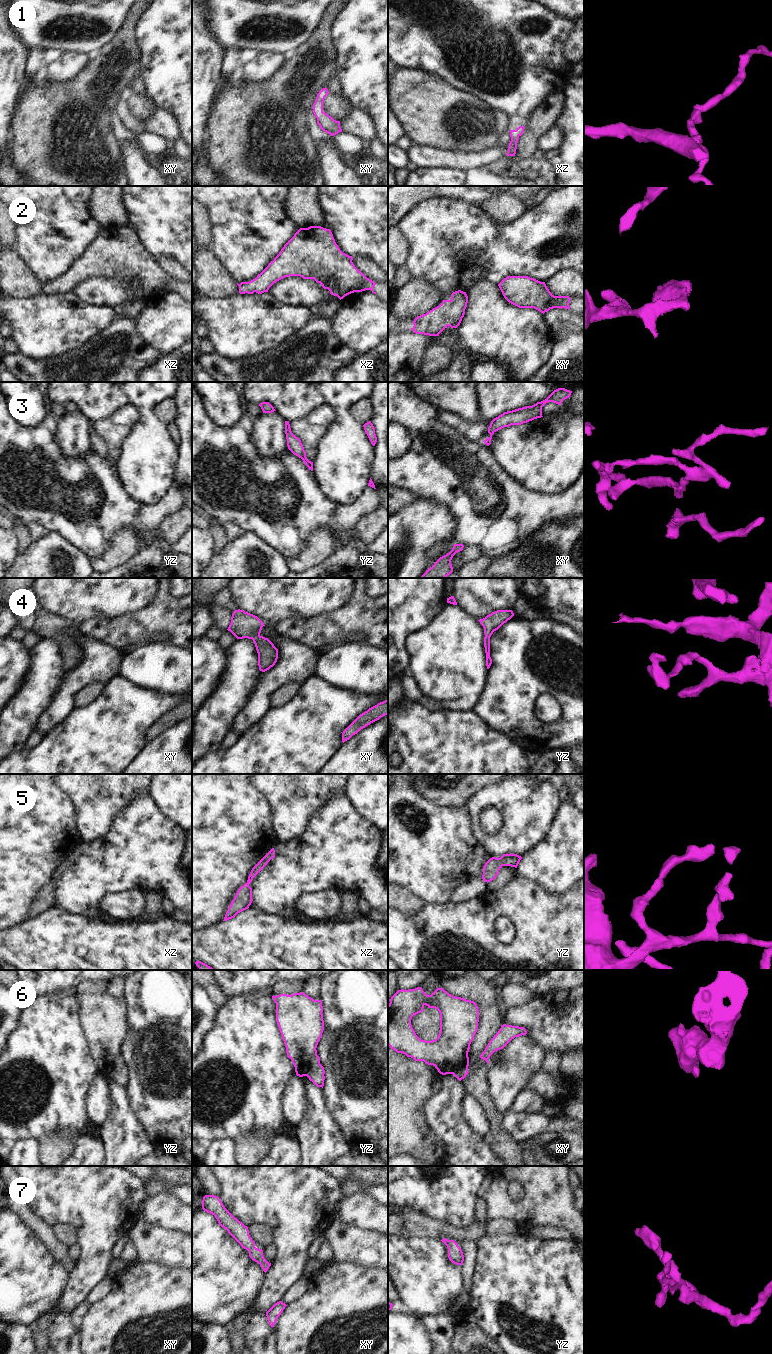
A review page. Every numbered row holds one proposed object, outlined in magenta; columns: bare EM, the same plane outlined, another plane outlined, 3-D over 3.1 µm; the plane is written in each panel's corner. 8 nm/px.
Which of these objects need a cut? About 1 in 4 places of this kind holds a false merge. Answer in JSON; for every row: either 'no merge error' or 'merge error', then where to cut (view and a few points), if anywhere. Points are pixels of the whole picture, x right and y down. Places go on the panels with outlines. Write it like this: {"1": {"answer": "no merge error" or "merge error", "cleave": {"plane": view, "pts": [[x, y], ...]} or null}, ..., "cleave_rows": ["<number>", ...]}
{"1": {"answer": "no merge error", "cleave": null}, "2": {"answer": "no merge error", "cleave": null}, "3": {"answer": "no merge error", "cleave": null}, "4": {"answer": "no merge error", "cleave": null}, "5": {"answer": "no merge error", "cleave": null}, "6": {"answer": "merge error", "cleave": {"plane": "yz", "pts": [[316, 1054], [311, 1060], [310, 1069], [305, 1075]]}}, "7": {"answer": "no merge error", "cleave": null}, "cleave_rows": ["6"]}

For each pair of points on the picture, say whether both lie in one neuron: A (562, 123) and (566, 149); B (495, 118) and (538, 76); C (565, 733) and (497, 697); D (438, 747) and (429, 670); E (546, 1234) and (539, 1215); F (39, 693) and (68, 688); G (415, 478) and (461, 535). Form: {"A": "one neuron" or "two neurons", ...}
{"A": "one neuron", "B": "two neurons", "C": "one neuron", "D": "two neurons", "E": "two neurons", "F": "two neurons", "G": "one neuron"}

